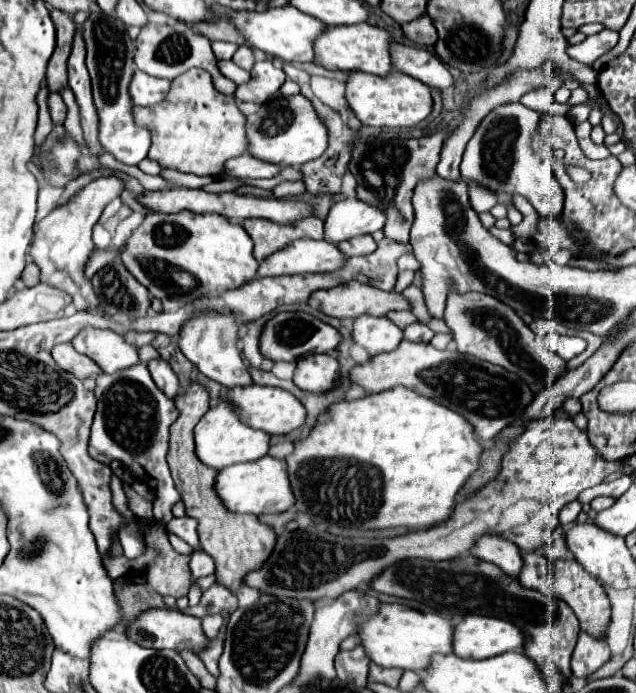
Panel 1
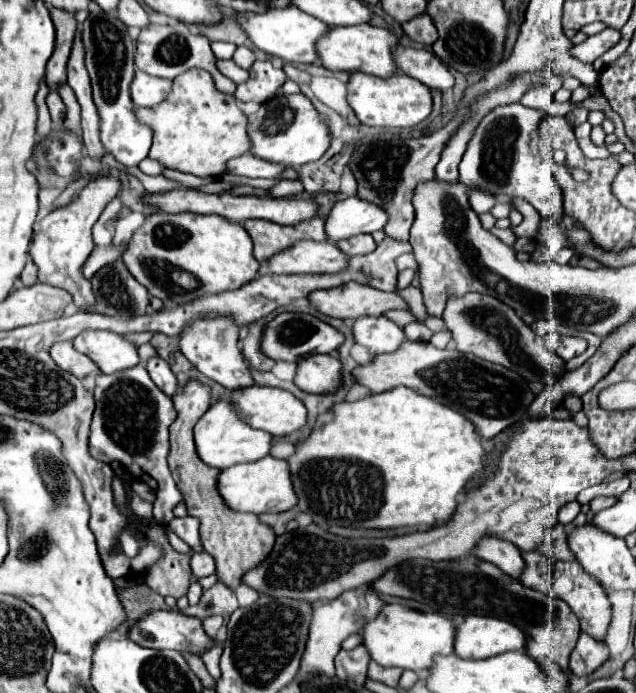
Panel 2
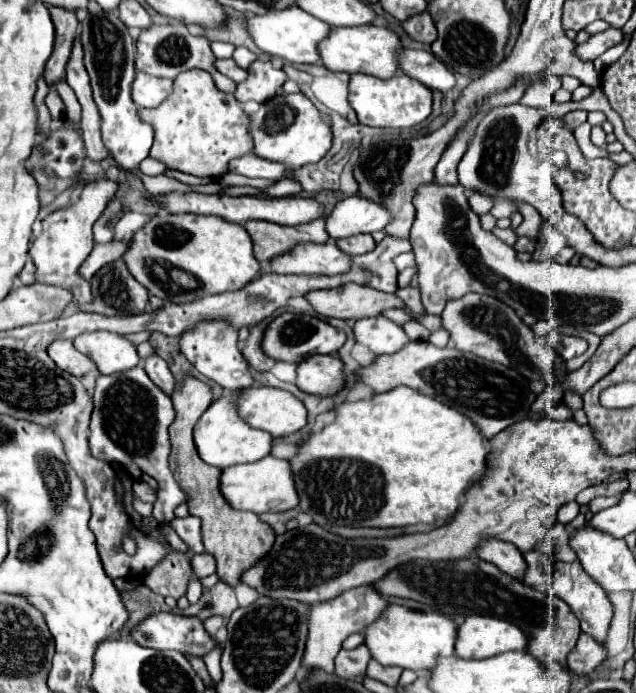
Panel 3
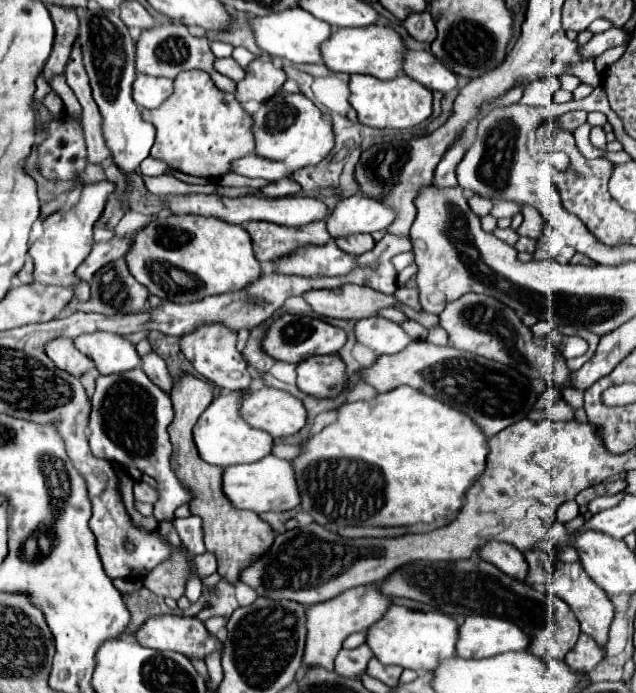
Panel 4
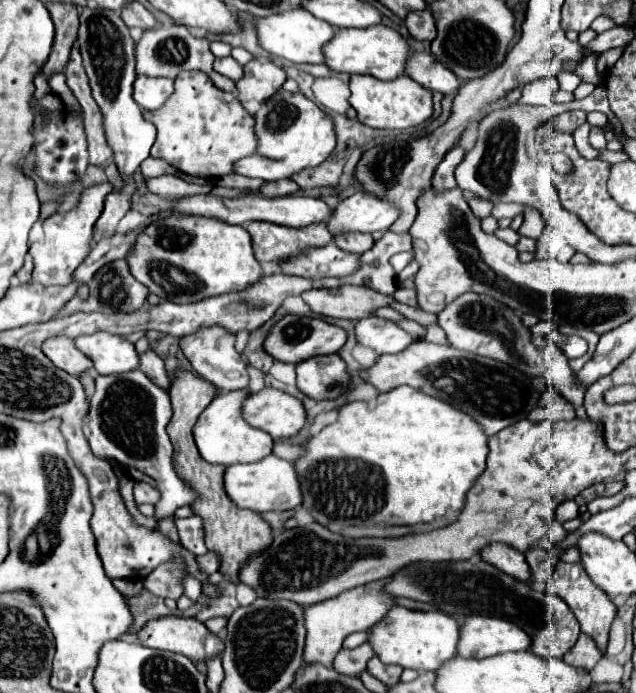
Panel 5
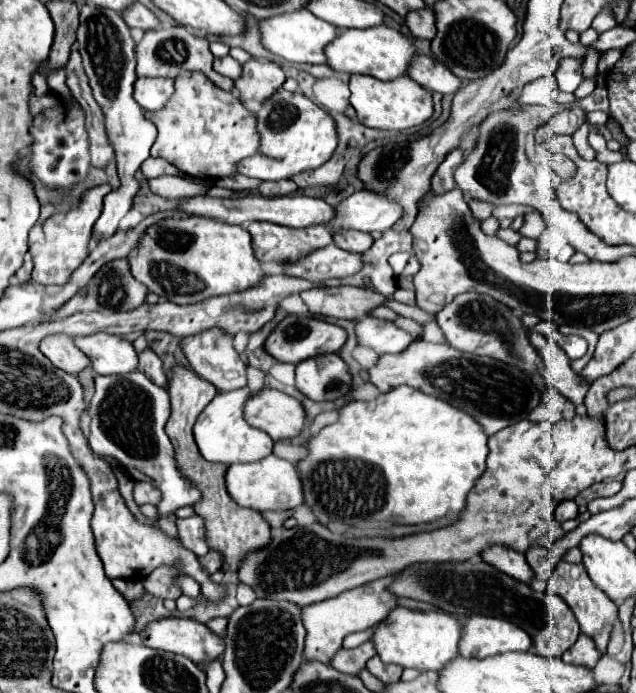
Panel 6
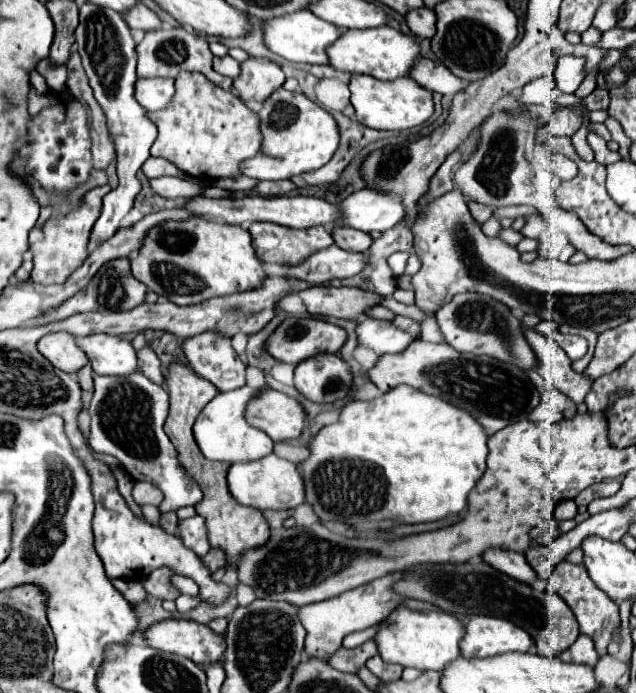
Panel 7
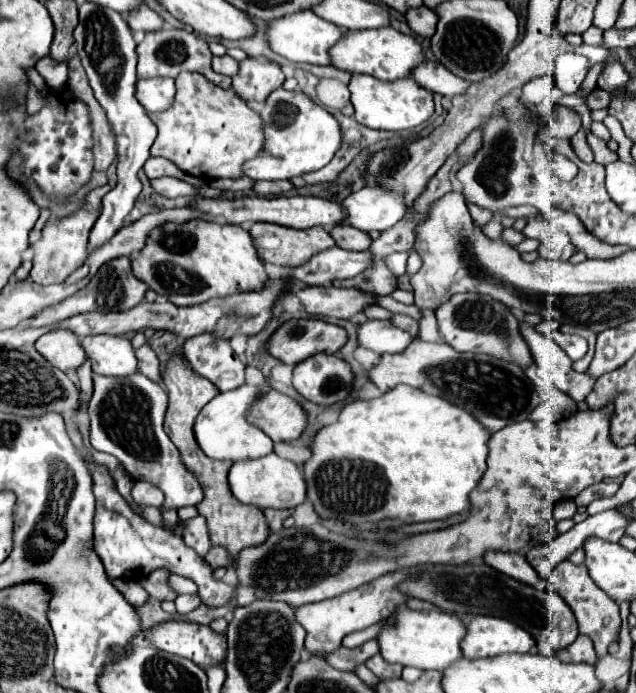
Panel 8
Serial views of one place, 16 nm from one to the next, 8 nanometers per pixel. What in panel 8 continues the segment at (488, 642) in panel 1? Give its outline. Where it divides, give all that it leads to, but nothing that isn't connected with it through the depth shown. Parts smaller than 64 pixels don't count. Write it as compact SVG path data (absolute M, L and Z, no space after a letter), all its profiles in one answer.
M476 616L460 644L464 658L492 658L500 654L526 654L536 650L536 640L506 618Z

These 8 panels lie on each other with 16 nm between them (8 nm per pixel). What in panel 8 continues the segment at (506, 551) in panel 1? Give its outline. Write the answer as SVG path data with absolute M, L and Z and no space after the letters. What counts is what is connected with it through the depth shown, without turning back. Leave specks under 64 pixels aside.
M488 552L488 556L484 556L484 562L492 568L496 568L498 572L512 576L528 586L536 586L540 582L538 572L526 562L526 558L522 554L516 552Z

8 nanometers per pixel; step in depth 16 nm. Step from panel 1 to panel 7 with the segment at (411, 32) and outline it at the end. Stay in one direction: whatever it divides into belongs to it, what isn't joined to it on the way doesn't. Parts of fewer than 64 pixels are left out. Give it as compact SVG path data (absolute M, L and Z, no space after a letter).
M422 6L422 8L416 8L416 10L410 10L406 14L406 24L410 26L410 30L420 36L420 38L432 38L434 32L436 32L436 14Z

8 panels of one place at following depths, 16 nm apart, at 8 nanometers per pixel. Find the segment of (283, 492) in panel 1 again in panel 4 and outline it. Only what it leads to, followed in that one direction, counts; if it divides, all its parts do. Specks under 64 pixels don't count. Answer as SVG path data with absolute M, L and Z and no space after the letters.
M274 454L252 464L228 466L224 470L224 494L236 508L252 510L256 514L268 510L272 512L292 510L300 504L300 490L296 488L296 474L292 472L292 464L288 460L276 458Z

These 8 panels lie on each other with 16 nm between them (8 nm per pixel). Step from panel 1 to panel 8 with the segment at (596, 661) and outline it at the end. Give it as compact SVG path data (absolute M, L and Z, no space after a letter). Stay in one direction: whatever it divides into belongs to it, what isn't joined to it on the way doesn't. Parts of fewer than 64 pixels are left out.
M578 636L574 640L572 646L562 648L558 652L558 656L562 662L588 662L588 664L596 664L596 652L592 646L592 640L588 636Z

